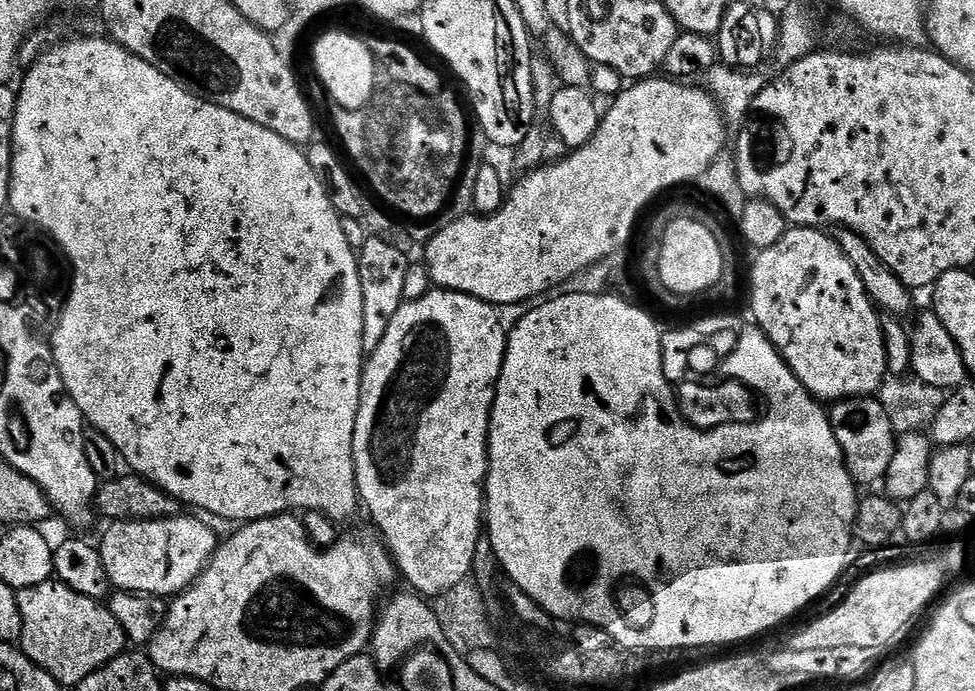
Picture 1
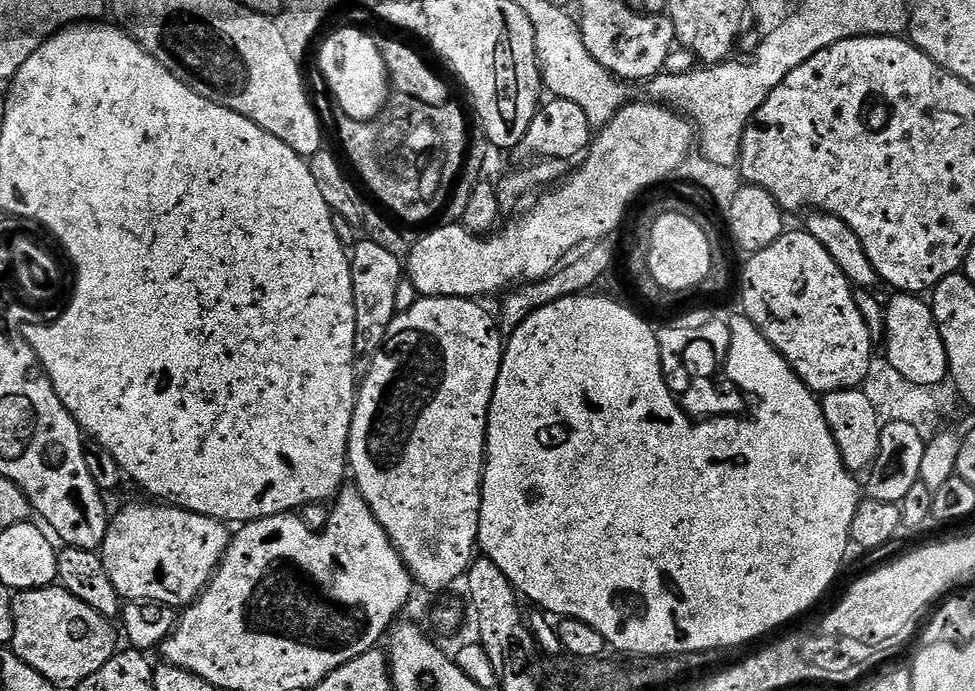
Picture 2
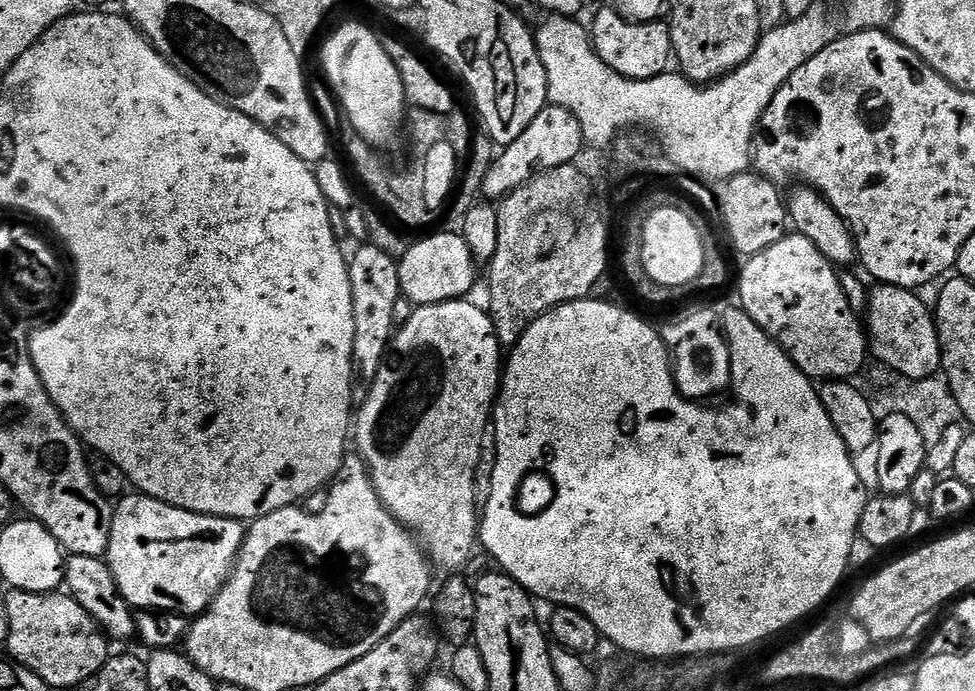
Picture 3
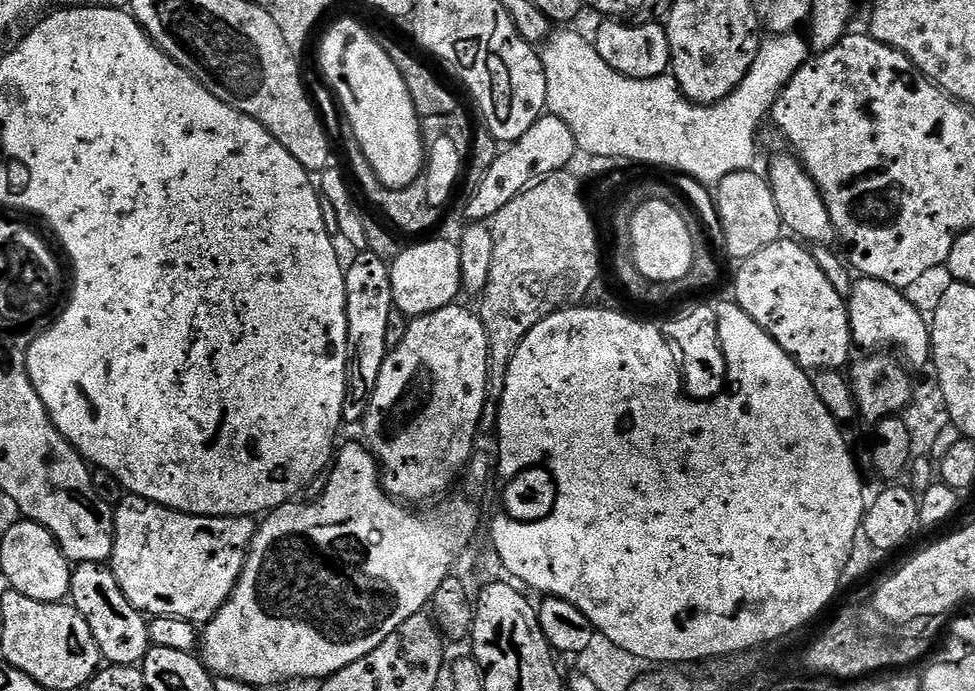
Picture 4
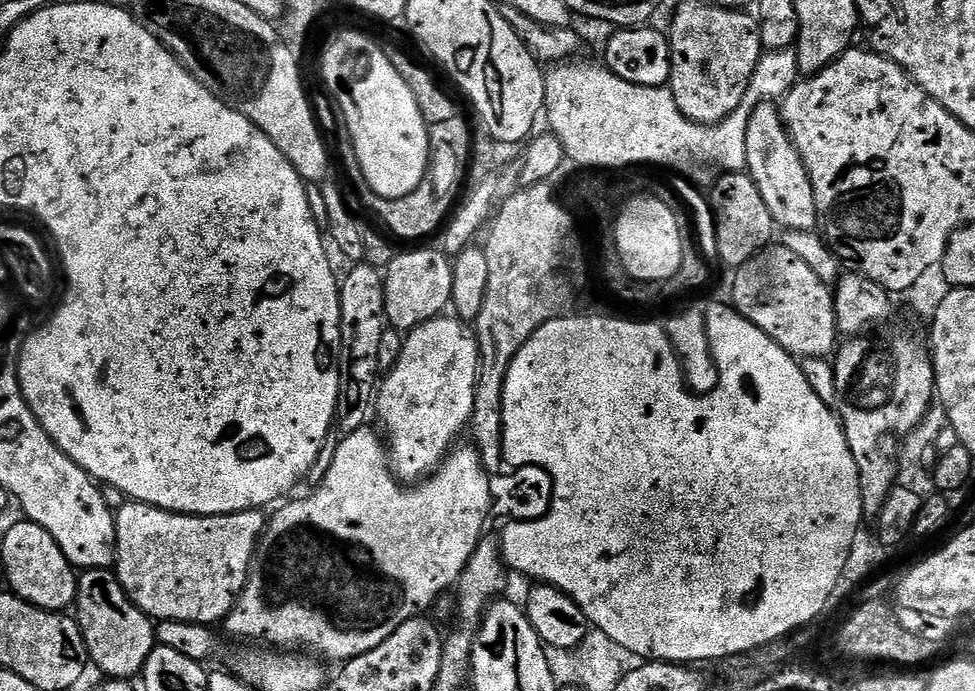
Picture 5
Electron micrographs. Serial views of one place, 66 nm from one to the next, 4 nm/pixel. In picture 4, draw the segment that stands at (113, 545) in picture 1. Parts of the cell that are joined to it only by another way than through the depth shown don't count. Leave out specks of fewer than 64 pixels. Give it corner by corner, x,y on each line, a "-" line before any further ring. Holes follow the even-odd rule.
128,494
114,508
110,569
122,594
145,617
173,616
203,626
230,598
257,527
250,516
188,516

